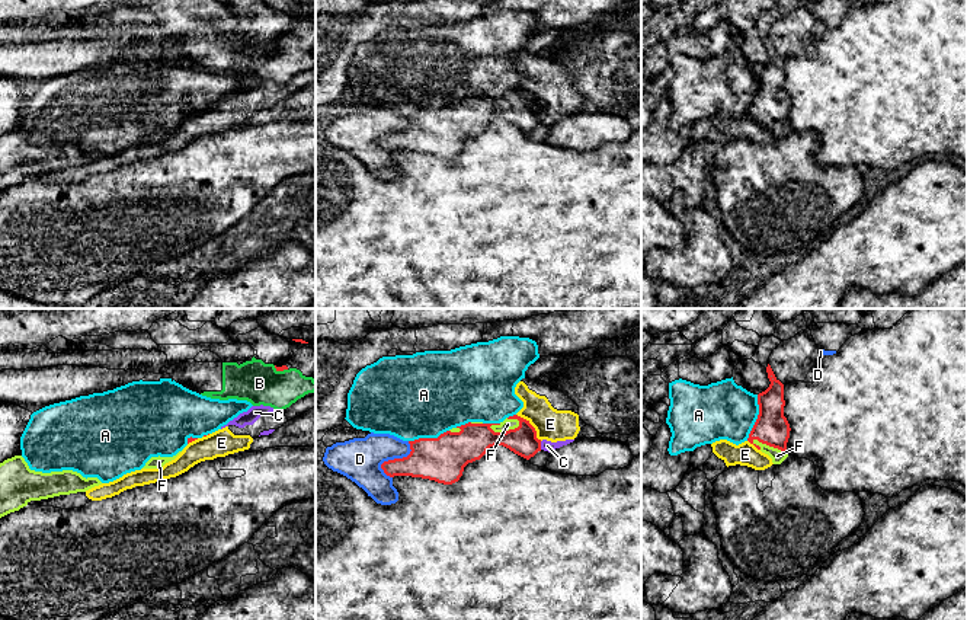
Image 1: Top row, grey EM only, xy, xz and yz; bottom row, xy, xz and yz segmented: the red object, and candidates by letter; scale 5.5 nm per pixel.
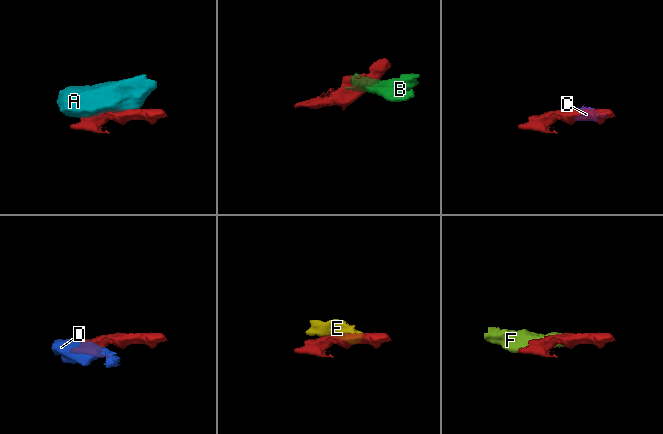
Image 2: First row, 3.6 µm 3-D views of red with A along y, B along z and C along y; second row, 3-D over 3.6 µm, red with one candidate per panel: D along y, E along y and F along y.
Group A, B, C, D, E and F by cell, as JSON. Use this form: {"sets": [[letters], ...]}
{"sets": [["A"], ["B"], ["C", "E"], ["D"], ["F"]]}

